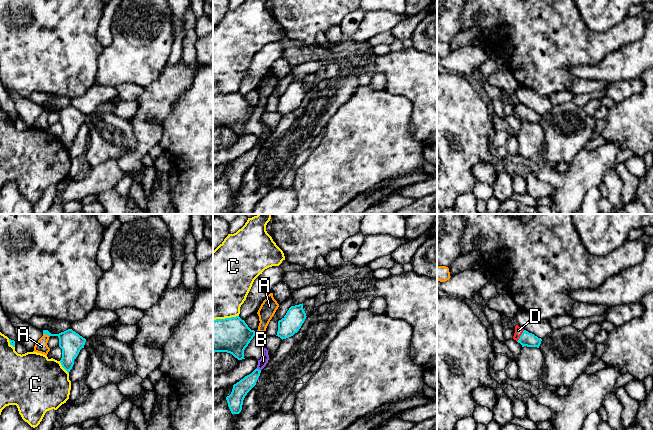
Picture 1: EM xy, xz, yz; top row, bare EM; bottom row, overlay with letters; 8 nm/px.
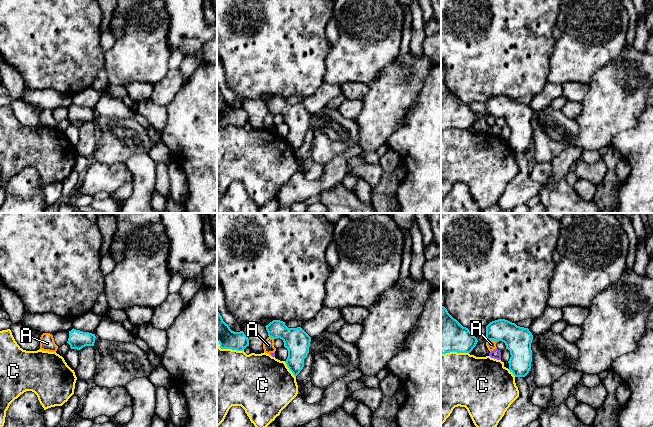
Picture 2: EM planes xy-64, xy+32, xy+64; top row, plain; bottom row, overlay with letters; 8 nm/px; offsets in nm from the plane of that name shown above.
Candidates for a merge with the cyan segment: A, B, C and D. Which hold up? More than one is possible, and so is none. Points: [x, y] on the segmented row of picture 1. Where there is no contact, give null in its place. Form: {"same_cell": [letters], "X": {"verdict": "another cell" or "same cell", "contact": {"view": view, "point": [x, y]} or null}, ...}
{"same_cell": ["D"], "A": {"verdict": "another cell", "contact": {"view": "xy", "point": [46, 334]}}, "B": {"verdict": "another cell", "contact": {"view": "xz", "point": [258, 369]}}, "C": {"verdict": "another cell", "contact": {"view": "xy", "point": [62, 366]}}, "D": {"verdict": "same cell", "contact": {"view": "yz", "point": [520, 336]}}}

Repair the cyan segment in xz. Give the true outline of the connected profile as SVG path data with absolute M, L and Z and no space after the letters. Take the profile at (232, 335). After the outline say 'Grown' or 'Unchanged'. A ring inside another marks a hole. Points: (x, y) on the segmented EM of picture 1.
M239 316L213 320L213 353L227 352L238 360L244 358L244 350L257 331L251 330Z. Unchanged

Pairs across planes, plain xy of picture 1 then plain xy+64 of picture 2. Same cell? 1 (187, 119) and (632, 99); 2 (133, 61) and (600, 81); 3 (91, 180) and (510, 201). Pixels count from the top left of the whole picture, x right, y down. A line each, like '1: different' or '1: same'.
1: different
2: different
3: same

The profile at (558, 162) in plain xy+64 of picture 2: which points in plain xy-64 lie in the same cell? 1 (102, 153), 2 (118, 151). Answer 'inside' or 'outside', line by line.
1: outside
2: outside

